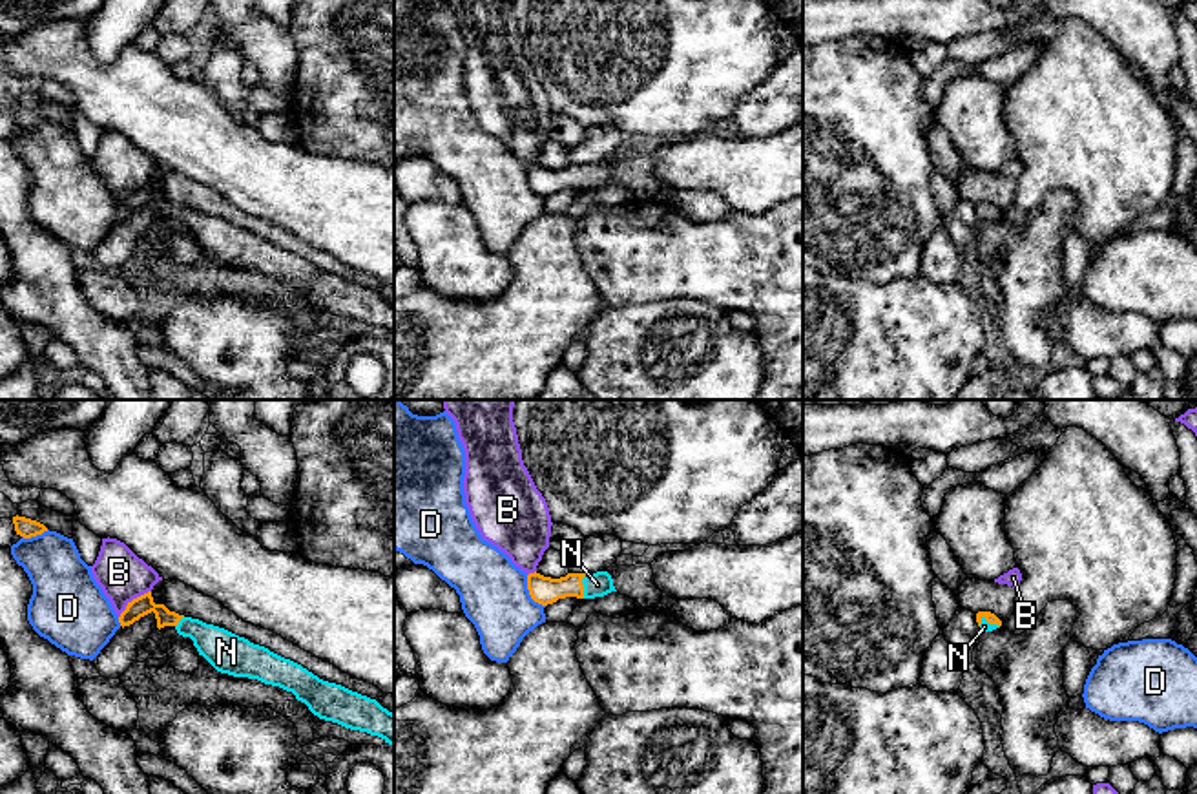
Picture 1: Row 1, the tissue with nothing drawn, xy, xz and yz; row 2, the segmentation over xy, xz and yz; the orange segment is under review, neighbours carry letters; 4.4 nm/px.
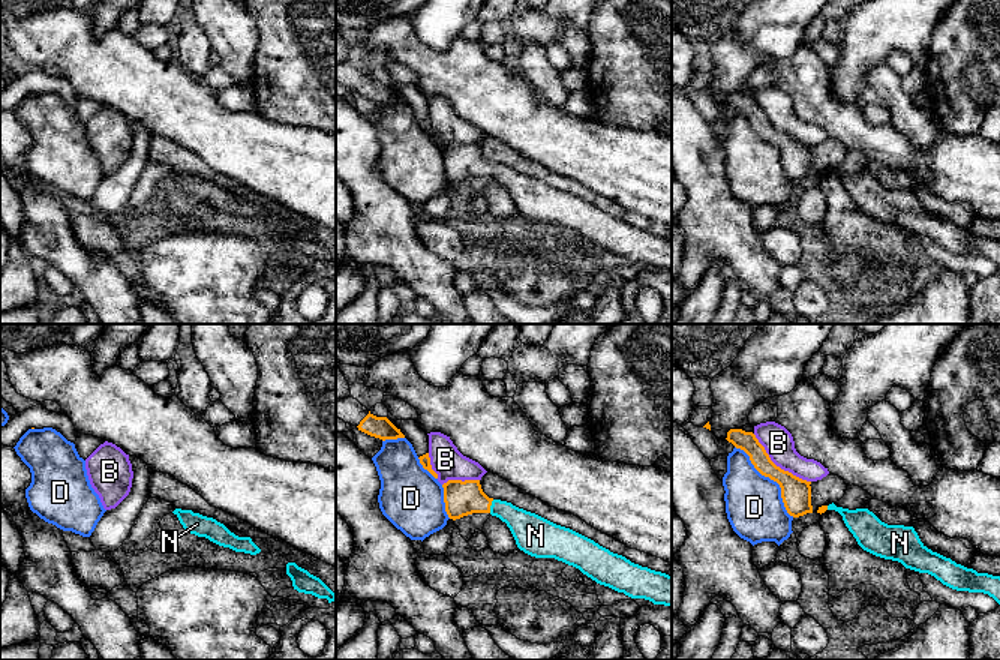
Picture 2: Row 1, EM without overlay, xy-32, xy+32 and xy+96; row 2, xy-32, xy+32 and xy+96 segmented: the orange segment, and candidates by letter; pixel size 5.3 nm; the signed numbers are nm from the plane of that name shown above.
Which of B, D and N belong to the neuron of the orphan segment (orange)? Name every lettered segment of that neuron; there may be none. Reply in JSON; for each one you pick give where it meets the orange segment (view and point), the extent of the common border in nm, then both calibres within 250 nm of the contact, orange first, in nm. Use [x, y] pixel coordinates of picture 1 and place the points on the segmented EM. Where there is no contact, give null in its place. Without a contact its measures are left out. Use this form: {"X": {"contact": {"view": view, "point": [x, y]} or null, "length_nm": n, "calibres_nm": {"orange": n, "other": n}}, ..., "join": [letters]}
{"N": {"contact": {"view": "xz", "point": [582, 586]}, "length_nm": 110, "calibres_nm": {"orange": 130, "other": 110}}, "join": ["N"]}

